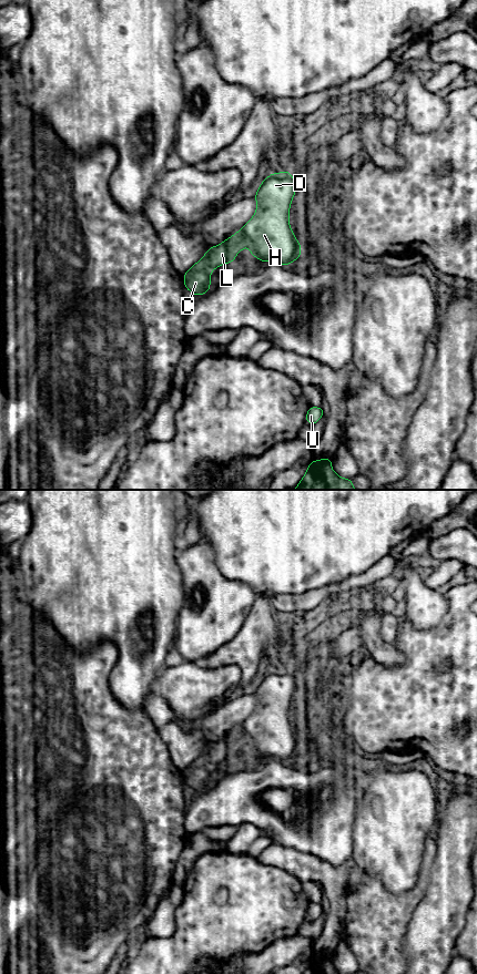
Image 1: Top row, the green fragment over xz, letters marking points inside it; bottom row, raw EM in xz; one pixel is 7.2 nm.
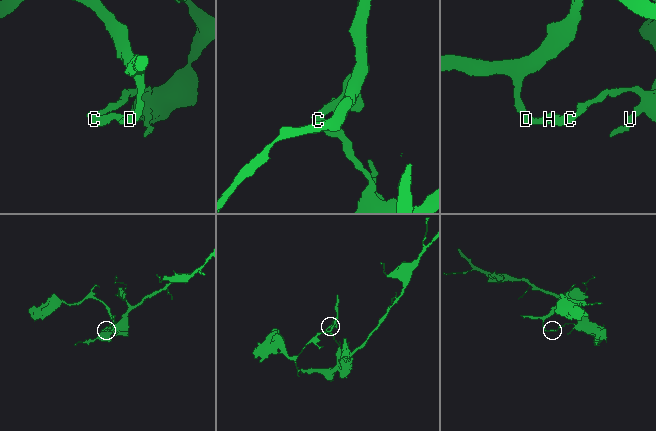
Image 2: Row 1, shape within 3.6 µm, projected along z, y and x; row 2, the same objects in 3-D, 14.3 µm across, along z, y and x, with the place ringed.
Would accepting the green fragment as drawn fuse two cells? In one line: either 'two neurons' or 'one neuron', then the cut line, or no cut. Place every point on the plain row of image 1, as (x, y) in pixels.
two neurons; cut in xz along (211, 766), (203, 765), (188, 768)

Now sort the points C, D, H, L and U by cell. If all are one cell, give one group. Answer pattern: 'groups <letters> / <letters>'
groups C U / D H L

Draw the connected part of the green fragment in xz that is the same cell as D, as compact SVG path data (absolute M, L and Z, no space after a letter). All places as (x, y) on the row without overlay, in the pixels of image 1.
M291 667L281 669L271 669L260 681L254 696L257 705L253 714L234 731L232 731L225 741L216 741L211 745L209 751L204 751L187 768L197 768L210 765L211 767L231 760L236 756L236 750L244 746L244 740L248 740L248 748L263 759L273 758L283 762L288 762L297 757L302 751L302 742L297 738L290 722L290 703L296 689L295 677Z

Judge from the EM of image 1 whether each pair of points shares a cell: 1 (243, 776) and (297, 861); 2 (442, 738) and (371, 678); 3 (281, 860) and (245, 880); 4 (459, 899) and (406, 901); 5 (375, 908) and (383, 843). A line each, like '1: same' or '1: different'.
1: different
2: same
3: different
4: different
5: different

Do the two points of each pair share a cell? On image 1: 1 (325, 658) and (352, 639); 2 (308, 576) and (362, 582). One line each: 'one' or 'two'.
1: one
2: two

